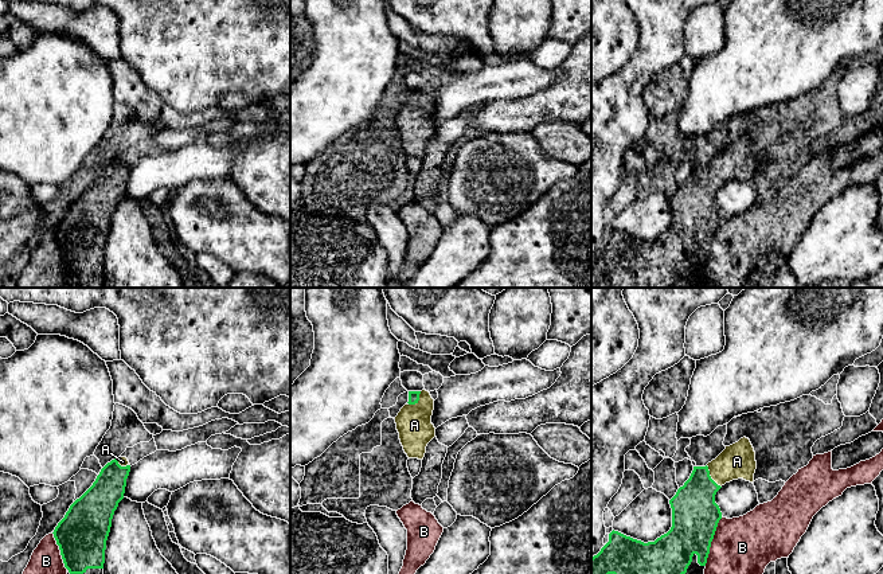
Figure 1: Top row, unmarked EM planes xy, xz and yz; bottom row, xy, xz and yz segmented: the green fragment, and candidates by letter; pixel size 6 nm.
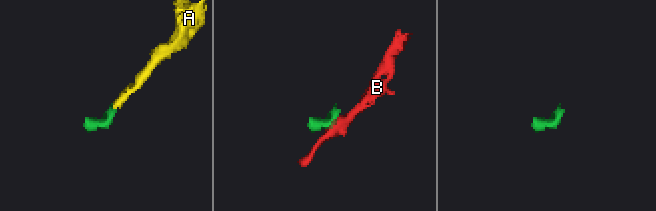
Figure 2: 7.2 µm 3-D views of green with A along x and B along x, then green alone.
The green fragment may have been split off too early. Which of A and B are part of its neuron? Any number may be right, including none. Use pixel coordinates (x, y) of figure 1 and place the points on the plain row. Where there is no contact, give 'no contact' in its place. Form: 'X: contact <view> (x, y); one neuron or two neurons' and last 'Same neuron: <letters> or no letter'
A: contact yz (710, 175); one neuron
B: contact yz (711, 239); two neurons
Same neuron: A

